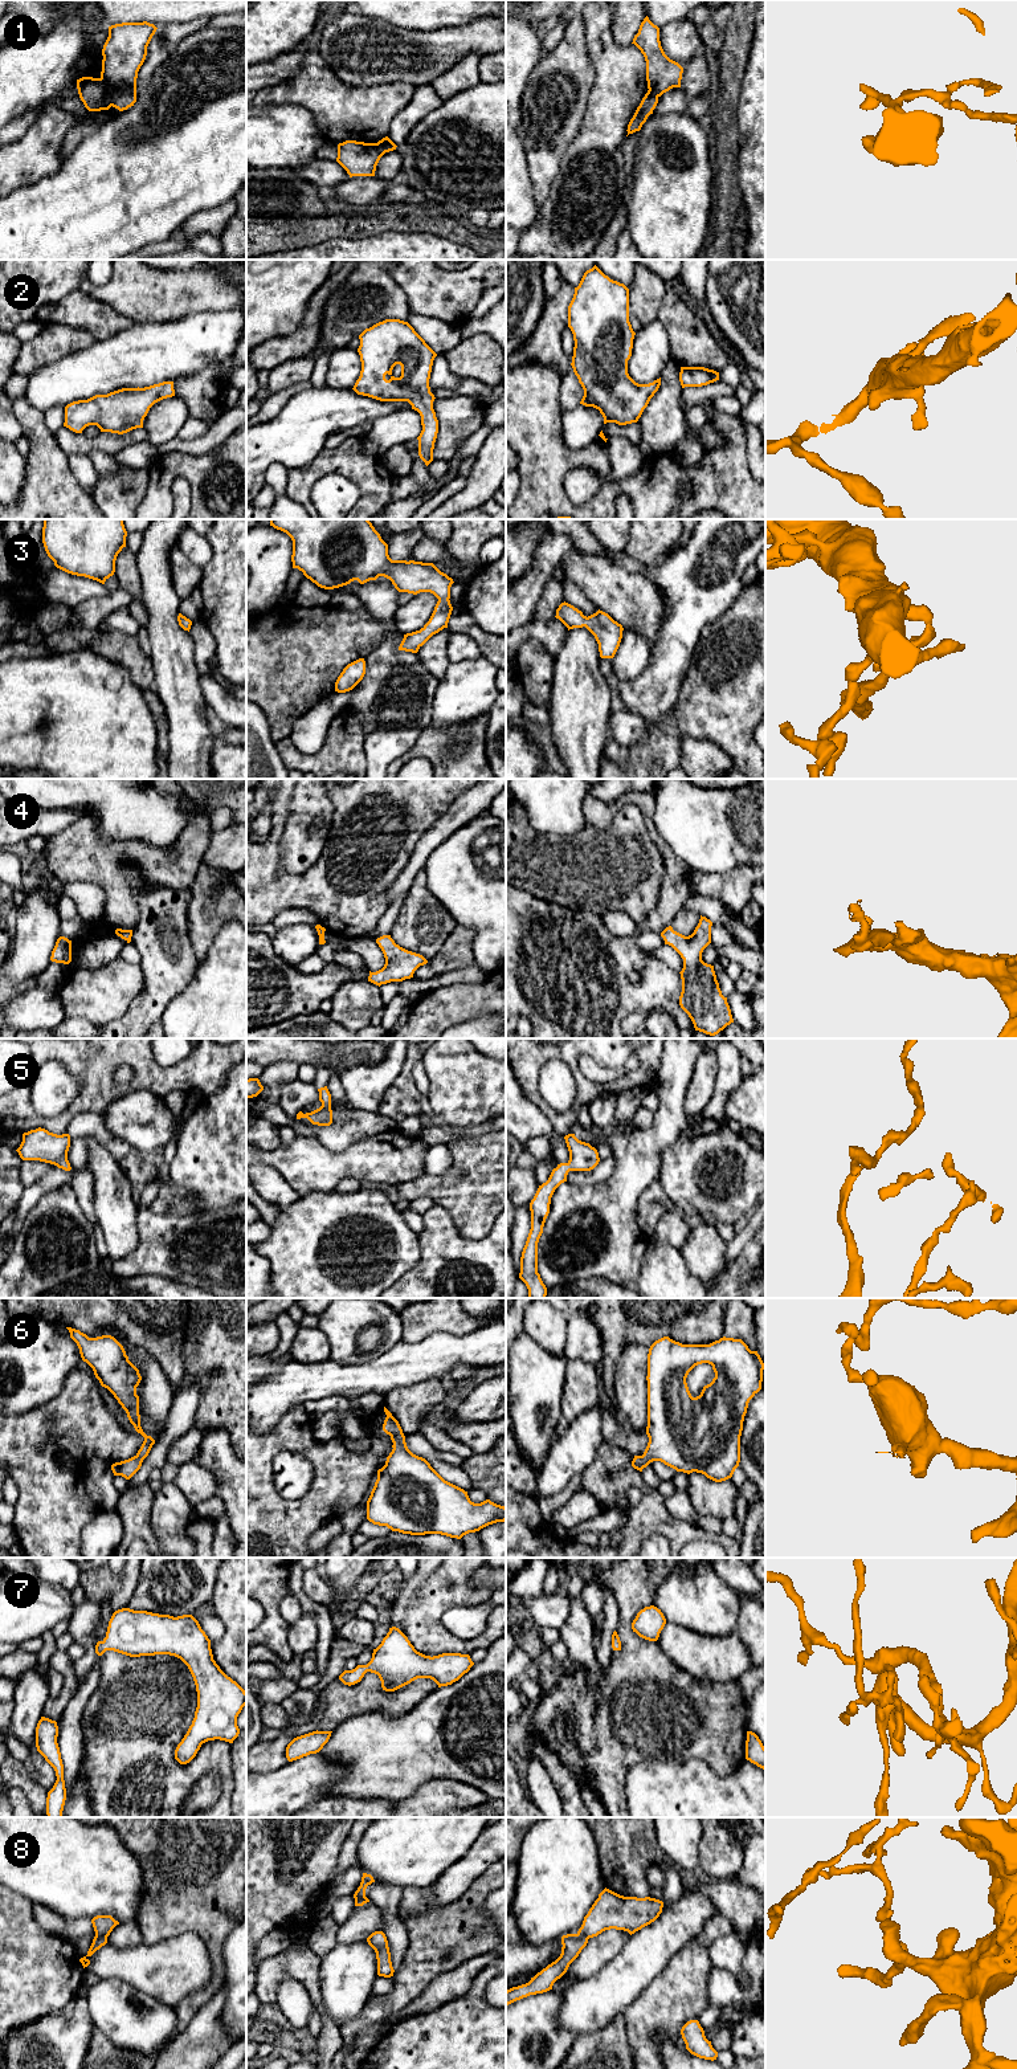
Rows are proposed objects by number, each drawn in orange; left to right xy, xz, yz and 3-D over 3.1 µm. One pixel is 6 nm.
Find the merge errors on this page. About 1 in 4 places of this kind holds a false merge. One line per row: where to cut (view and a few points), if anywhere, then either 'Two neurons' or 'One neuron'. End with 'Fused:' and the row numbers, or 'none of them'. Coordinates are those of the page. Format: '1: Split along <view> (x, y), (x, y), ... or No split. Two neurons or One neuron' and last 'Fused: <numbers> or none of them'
1: Split along xy (135, 88), (121, 89), (111, 105). Two neurons
2: No split. One neuron
3: No split. One neuron
4: No split. One neuron
5: No split. One neuron
6: No split. One neuron
7: No split. One neuron
8: Split along xy (96, 1934), (106, 1938). Two neurons
Fused: 1, 8

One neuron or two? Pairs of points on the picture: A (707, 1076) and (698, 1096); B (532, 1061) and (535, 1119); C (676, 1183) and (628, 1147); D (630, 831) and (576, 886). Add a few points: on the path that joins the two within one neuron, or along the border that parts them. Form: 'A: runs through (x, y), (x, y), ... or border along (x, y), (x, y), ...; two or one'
A: runs through (703, 1081), (701, 1090); one
B: border along (519, 1084), (523, 1093), (544, 1114), (552, 1129); two
C: border along (673, 1142), (662, 1153), (660, 1175), (657, 1178); two
D: runs through (619, 844), (589, 873); one

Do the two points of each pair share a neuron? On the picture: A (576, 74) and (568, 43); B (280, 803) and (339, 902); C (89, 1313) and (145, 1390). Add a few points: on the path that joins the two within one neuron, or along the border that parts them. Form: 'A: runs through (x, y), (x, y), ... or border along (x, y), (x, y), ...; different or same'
A: runs through (570, 66), (570, 50); same
B: runs through (276, 836), (273, 868), (295, 890), (306, 890); same
C: border along (86, 1334), (94, 1327), (114, 1325), (129, 1339); different

